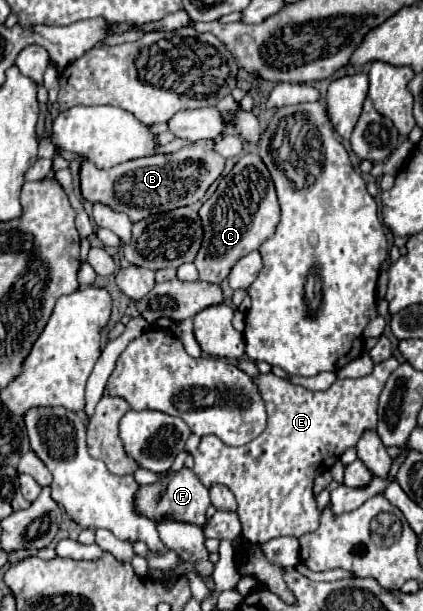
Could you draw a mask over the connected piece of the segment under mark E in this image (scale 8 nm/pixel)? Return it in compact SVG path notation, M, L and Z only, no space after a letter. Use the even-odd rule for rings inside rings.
M390 356L388 360L378 362L372 374L362 378L338 378L324 392L306 390L274 374L256 376L256 382L258 382L258 388L262 390L262 398L266 402L266 412L268 412L266 430L252 442L238 448L226 446L218 436L204 436L194 454L194 474L200 478L200 482L206 488L210 488L214 482L224 484L236 496L244 538L248 538L252 544L264 544L280 536L302 538L304 534L310 534L318 528L320 510L316 506L316 500L312 500L312 484L316 476L332 468L332 464L344 454L348 446L356 446L364 430L376 428L378 394L382 392L386 378L396 370L396 366L398 366L398 360Z

